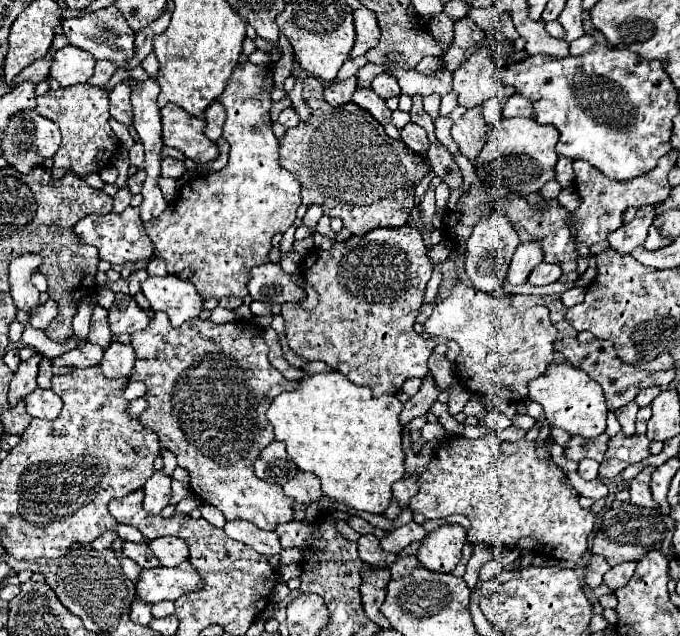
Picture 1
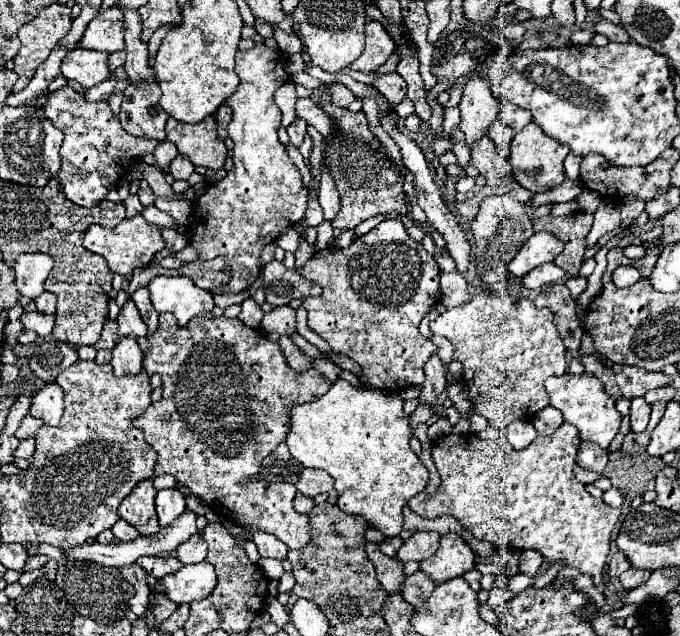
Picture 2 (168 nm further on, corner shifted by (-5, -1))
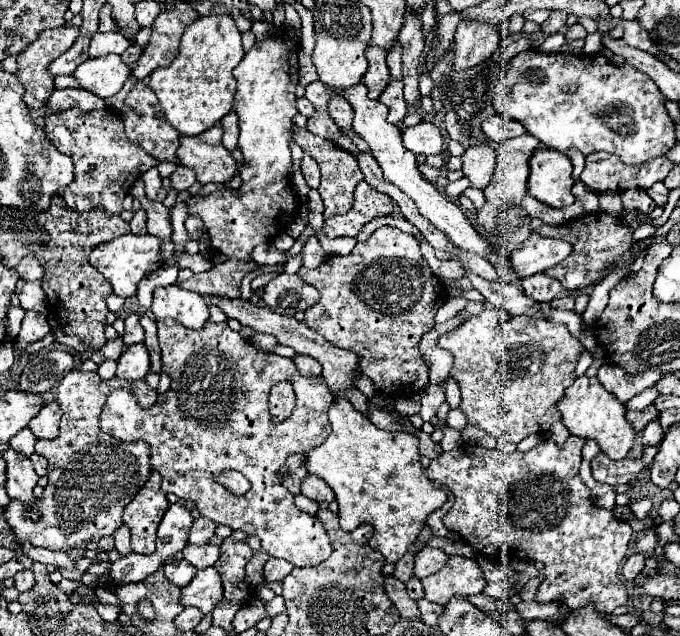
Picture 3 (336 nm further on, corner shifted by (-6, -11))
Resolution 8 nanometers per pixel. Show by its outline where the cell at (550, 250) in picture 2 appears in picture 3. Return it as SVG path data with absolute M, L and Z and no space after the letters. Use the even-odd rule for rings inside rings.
M537 232L519 248L513 250L513 270L519 278L529 278L563 262L571 254L571 244L555 238L543 238Z

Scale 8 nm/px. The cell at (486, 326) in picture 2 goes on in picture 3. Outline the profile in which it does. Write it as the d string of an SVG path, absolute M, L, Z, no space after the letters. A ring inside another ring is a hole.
M485 308L481 314L469 316L469 318L467 318L463 324L459 324L453 332L447 332L447 334L439 336L437 346L443 348L443 350L449 350L449 352L453 354L453 358L455 358L453 368L451 368L451 378L455 378L455 380L459 382L459 386L461 386L461 396L463 396L461 410L465 412L467 422L479 426L483 432L487 432L489 436L493 436L493 438L499 440L499 442L515 442L515 444L519 444L519 442L521 442L525 436L529 436L529 434L543 434L543 432L547 432L553 422L561 420L561 414L557 412L555 402L561 400L563 394L565 394L565 388L569 388L569 386L575 382L573 370L575 370L575 364L577 364L577 356L579 356L579 352L583 350L583 348L581 348L581 342L567 330L565 324L555 324L555 322L539 320L539 318L531 318L531 316L511 316L511 314L507 314L507 312L503 312L503 310L497 310L497 308Z

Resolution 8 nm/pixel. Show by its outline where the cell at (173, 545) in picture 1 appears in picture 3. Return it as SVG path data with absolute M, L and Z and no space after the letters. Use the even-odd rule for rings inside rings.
M209 544L207 546L185 546L183 556L191 566L195 566L197 570L203 570L203 568L209 568L217 562L219 548L209 546Z

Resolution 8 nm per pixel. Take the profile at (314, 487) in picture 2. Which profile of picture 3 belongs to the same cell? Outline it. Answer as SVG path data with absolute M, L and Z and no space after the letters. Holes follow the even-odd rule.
M307 476L301 482L301 494L315 500L315 502L333 502L335 500L333 490L323 480L319 480L317 476Z

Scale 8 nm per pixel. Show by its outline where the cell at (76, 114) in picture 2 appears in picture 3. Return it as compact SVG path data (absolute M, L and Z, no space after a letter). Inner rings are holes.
M79 108L61 110L45 116L45 134L59 148L59 152L73 158L75 178L63 190L63 200L75 212L103 208L109 214L121 214L123 198L129 194L133 182L153 166L157 160L143 148L125 138L121 116L113 108L83 112Z

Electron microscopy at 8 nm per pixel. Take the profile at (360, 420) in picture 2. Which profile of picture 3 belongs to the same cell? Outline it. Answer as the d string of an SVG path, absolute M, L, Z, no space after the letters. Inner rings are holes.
M345 396L335 398L335 402L331 404L329 422L331 422L331 434L327 436L327 440L323 444L319 444L317 448L311 448L305 454L305 468L309 474L325 480L325 484L329 484L331 490L335 492L335 498L339 502L341 528L345 532L349 532L363 522L371 524L375 528L375 532L373 532L369 544L375 550L379 550L387 562L395 564L407 552L407 548L417 540L425 518L433 510L437 510L445 504L447 494L445 494L445 490L433 488L433 484L425 476L421 462L419 462L419 438L415 434L409 434L405 430L385 432L385 430L377 428L375 424L371 424L371 420L365 414L357 412Z

